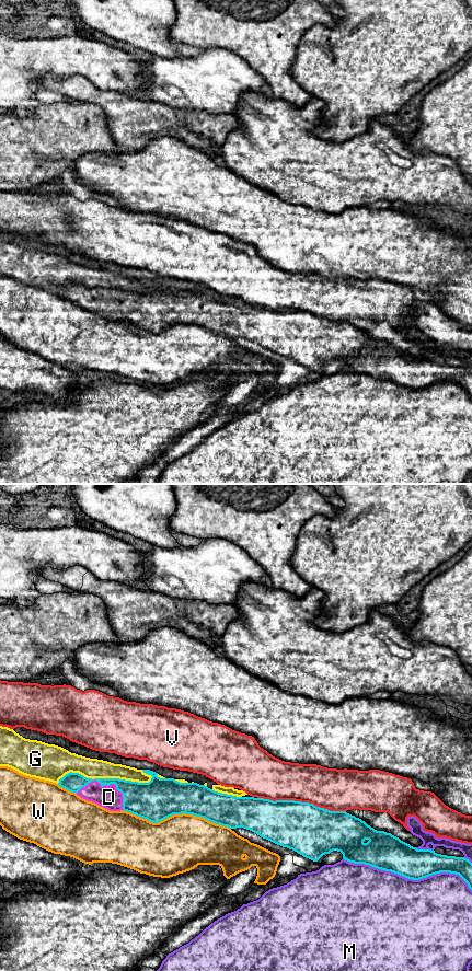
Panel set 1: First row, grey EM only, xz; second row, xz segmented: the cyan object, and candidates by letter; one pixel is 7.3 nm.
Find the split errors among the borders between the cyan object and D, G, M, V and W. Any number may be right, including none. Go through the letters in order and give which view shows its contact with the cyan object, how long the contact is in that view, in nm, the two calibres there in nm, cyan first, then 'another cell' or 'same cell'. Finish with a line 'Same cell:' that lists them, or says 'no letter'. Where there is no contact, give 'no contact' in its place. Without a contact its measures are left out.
D: contact in xz; length 380 nm; calibres 240 and 170 nm; same cell
G: contact in xz; length 700 nm; calibres 180 and 140 nm; another cell
M: contact in xz; length 950 nm; calibres 260 and 500 nm; another cell
V: contact in xz; length 650 nm; calibres 380 and 300 nm; another cell
W: contact in xz; length 800 nm; calibres 300 and 420 nm; another cell
Same cell: D

